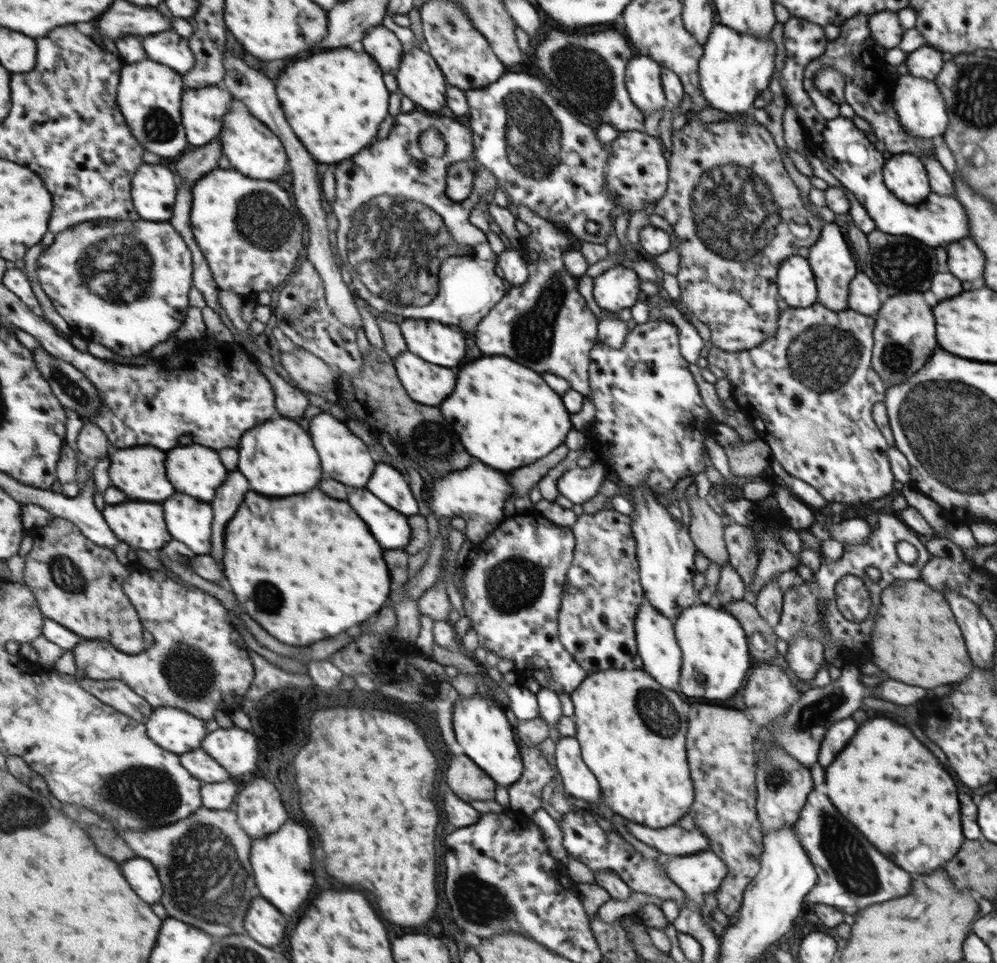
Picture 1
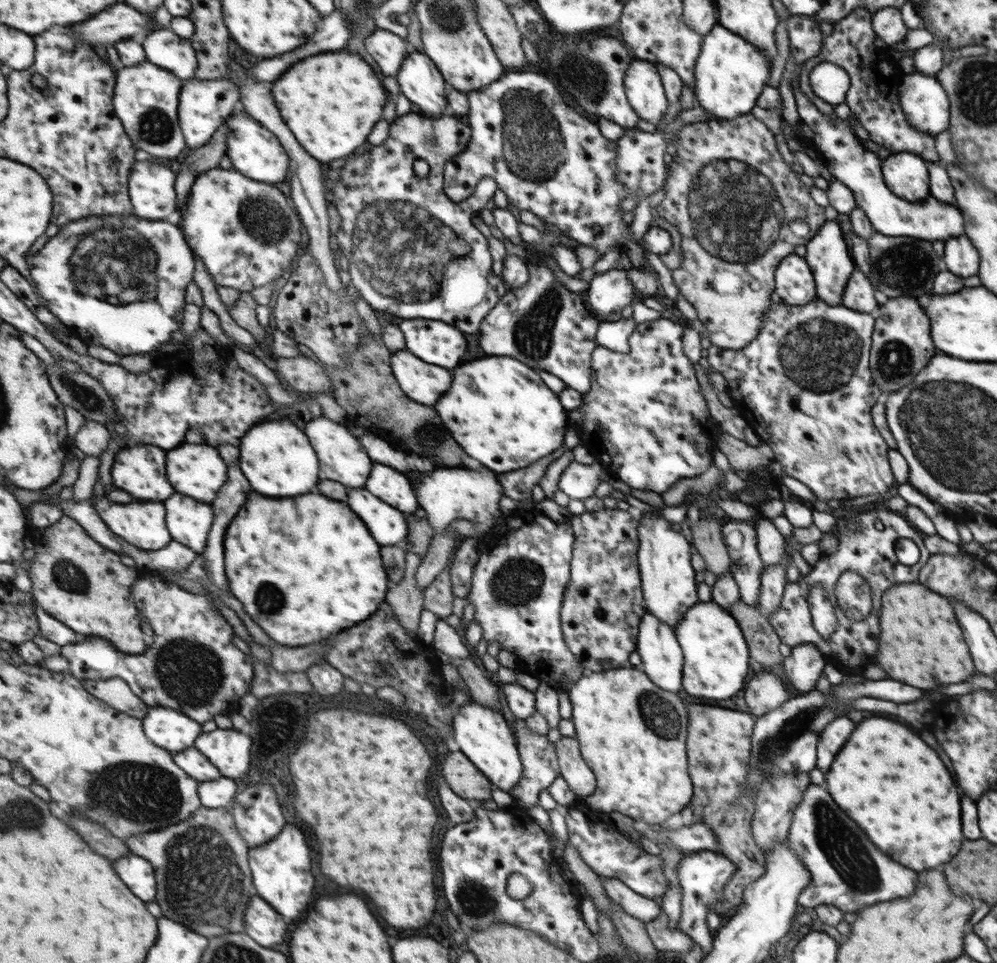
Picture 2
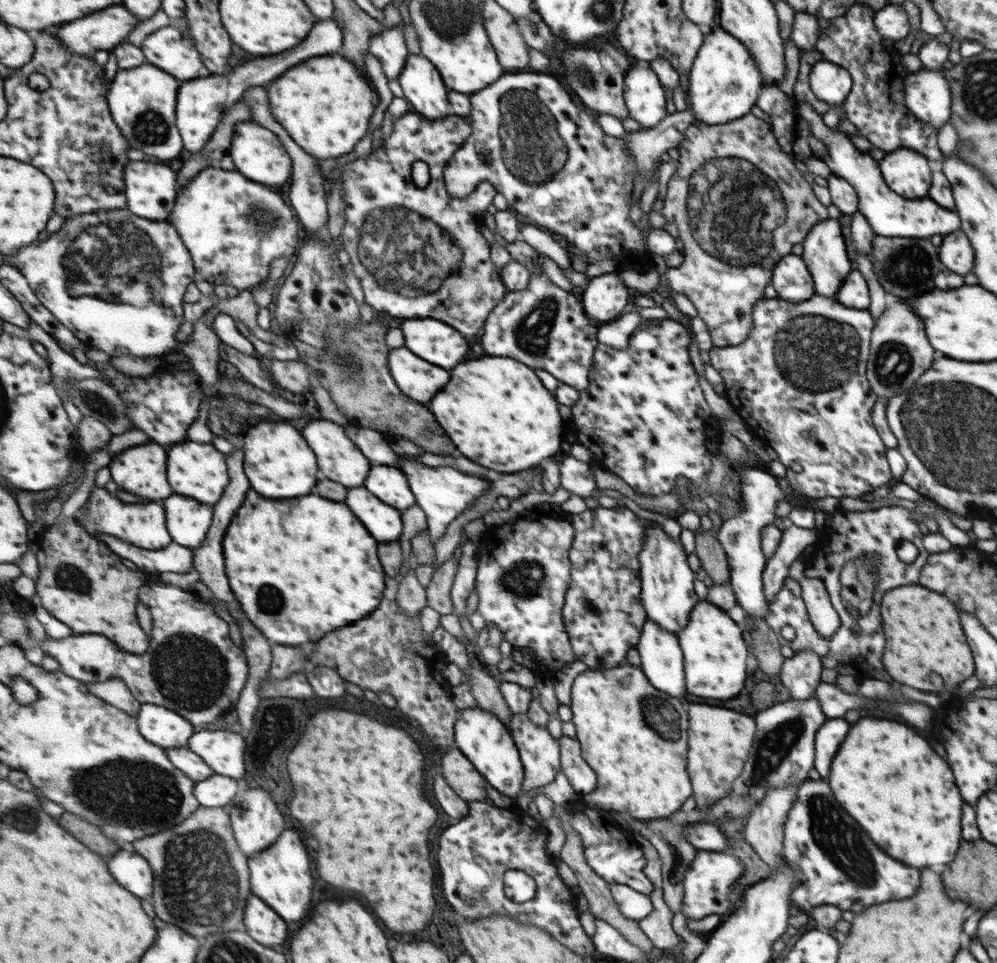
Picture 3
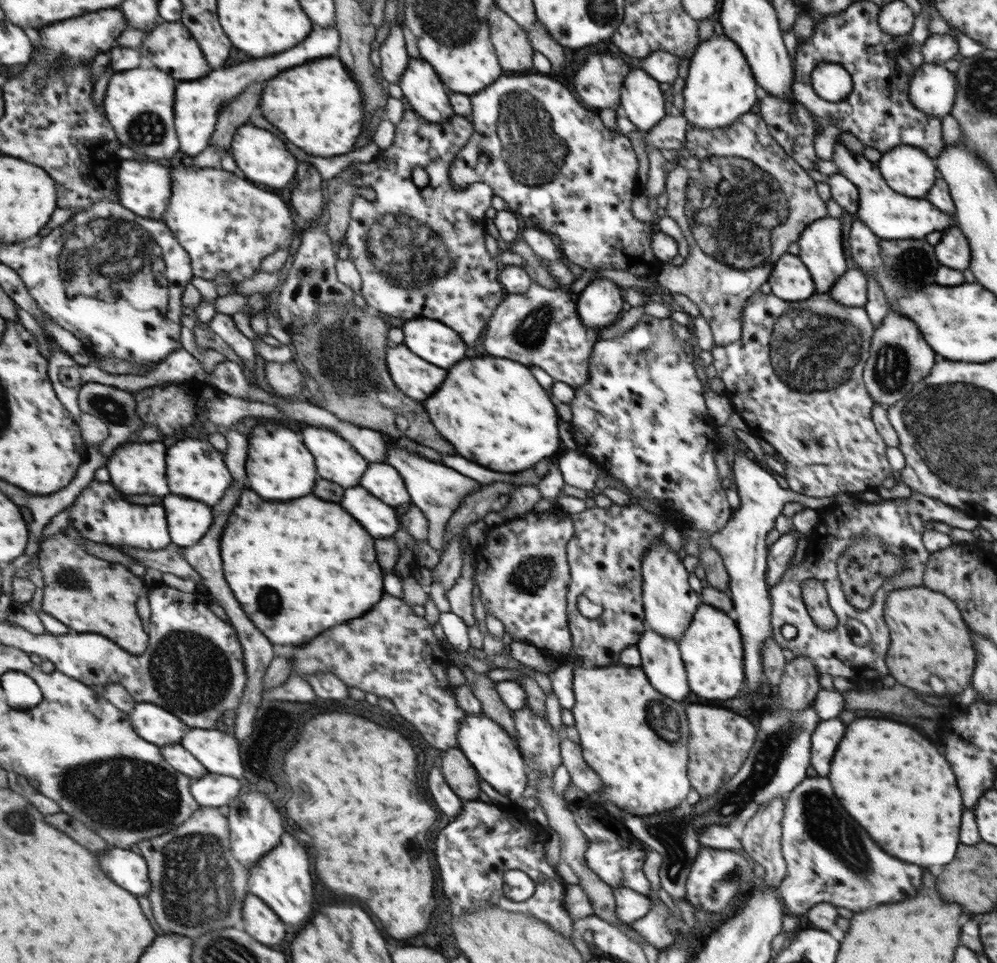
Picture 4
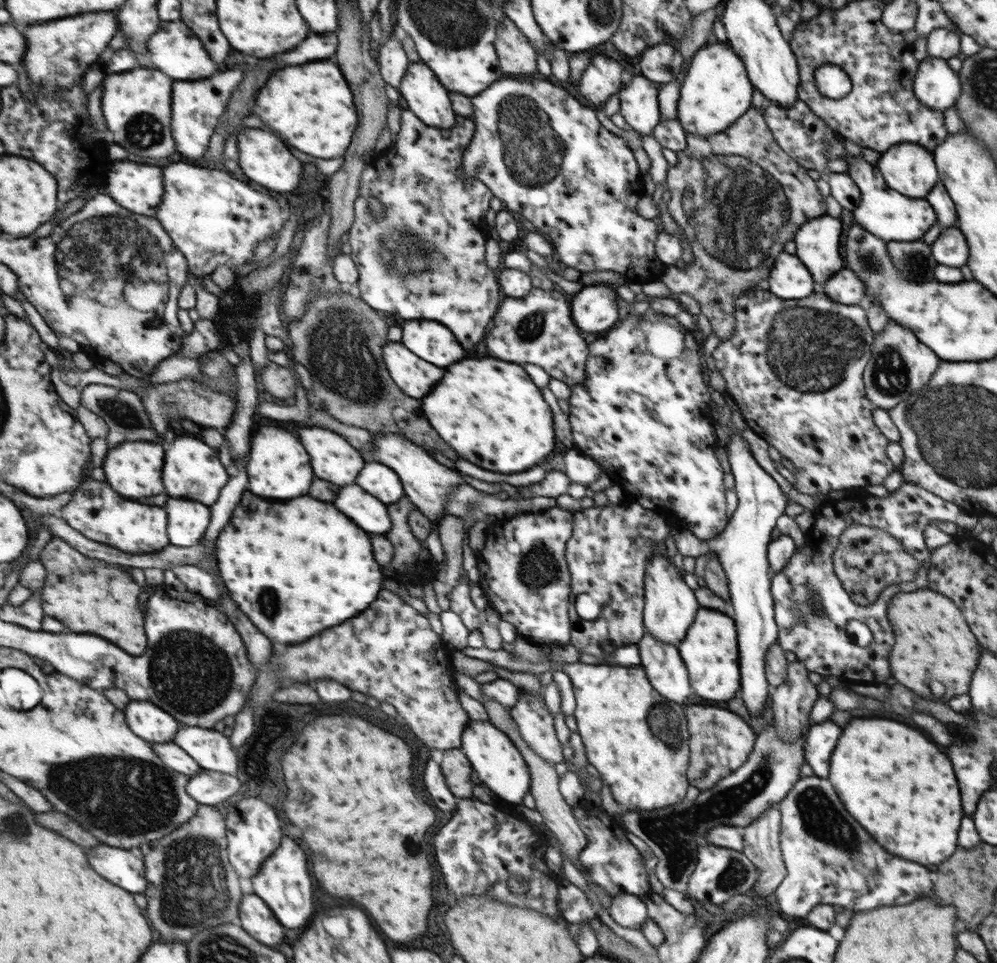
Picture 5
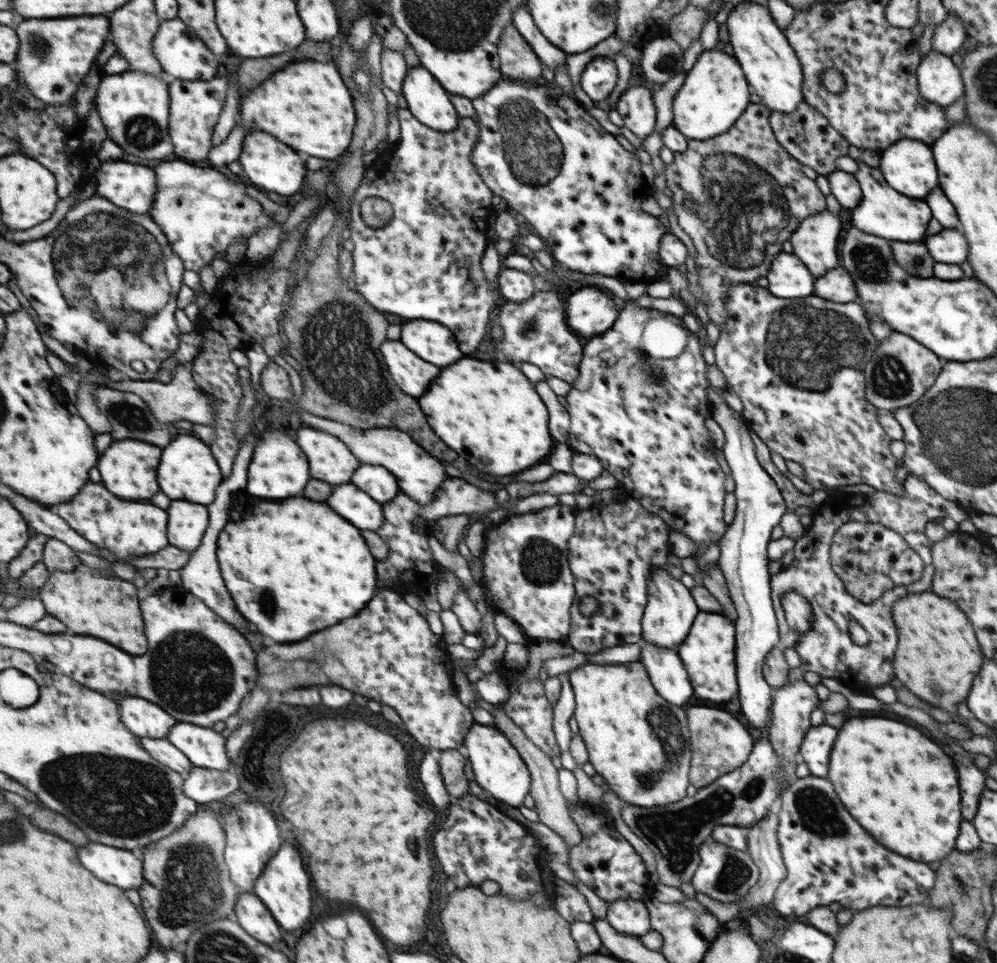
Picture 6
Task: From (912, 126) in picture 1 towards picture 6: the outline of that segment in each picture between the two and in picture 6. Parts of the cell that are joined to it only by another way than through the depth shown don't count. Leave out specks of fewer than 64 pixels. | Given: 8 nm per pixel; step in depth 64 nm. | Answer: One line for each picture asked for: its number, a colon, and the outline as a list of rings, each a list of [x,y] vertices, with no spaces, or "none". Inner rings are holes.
2: [[[909,74],[899,86],[899,106],[905,120],[931,136],[949,128],[951,104],[945,88],[935,76]]]
3: [[[919,70],[903,80],[903,104],[917,120],[941,128],[951,118],[951,88],[945,70]]]
4: [[[921,64],[907,88],[911,104],[933,118],[943,118],[951,114],[955,96],[957,96],[957,80],[955,74],[947,72],[945,66]]]
5: [[[927,56],[917,68],[913,92],[921,104],[943,112],[957,104],[961,96],[961,80],[959,74],[955,74],[943,58]]]
6: [[[931,50],[917,66],[919,94],[929,102],[947,108],[965,94],[959,70],[961,68],[957,68],[949,56]]]

